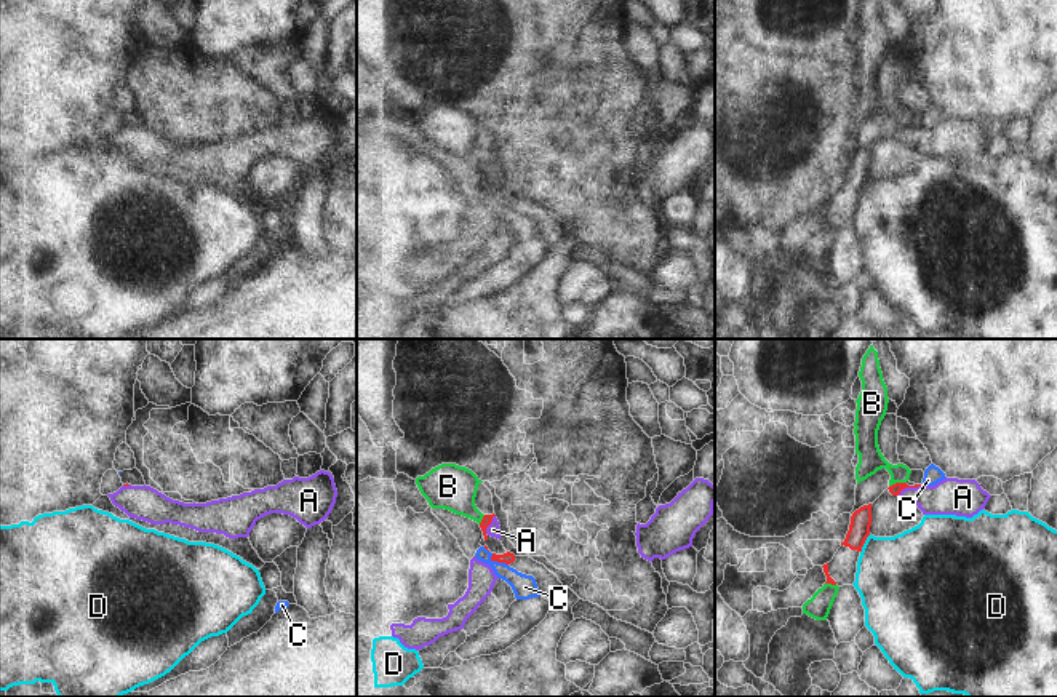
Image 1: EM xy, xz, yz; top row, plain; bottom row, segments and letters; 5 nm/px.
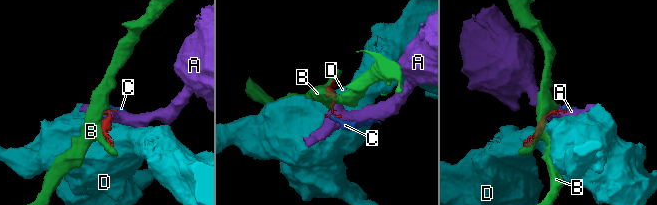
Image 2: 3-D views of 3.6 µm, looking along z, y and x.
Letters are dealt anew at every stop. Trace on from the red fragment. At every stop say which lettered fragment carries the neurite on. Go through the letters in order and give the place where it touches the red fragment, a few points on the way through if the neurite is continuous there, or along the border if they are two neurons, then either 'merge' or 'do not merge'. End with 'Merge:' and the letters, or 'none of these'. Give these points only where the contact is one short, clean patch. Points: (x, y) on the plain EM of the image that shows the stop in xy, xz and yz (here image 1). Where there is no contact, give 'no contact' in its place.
A: yz (909, 128) | across yz (894, 131), (909, 128), (921, 138), (952, 138) | merge
B: yz (897, 125) | do not merge
C: xz (498, 203) | along xz (491, 195), (493, 202), (507, 207) | do not merge
D: yz (864, 184) | along yz (870, 176), (861, 194) | do not merge
Merge: A

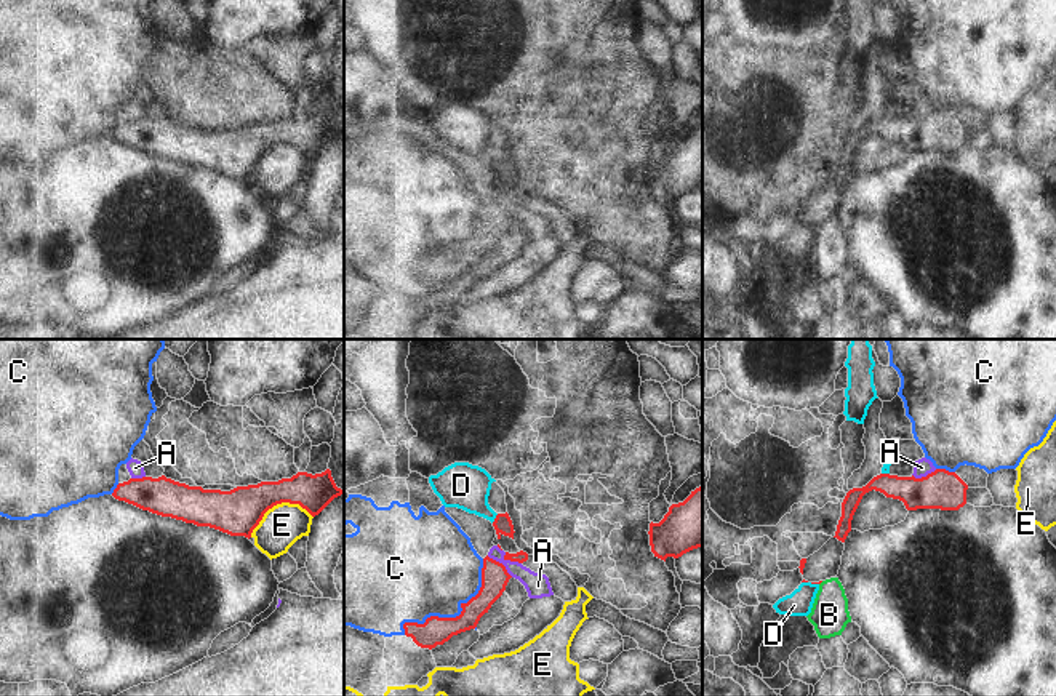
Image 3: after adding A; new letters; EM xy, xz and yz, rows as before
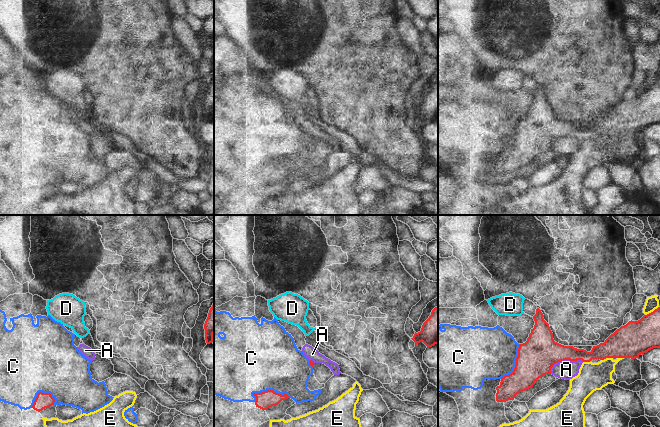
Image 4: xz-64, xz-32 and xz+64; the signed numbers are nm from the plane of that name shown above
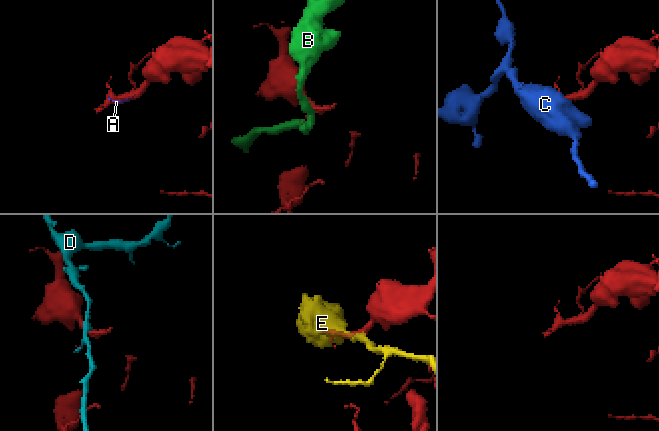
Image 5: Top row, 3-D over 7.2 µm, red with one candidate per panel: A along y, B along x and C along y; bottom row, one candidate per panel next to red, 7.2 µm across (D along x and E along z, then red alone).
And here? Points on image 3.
A: xz (501, 205) | do not merge
B: no contact | do not merge
C: xz (456, 258) | do not merge
D: xz (495, 160) | do not merge
E: xy (277, 144) | do not merge
Merge: none of these

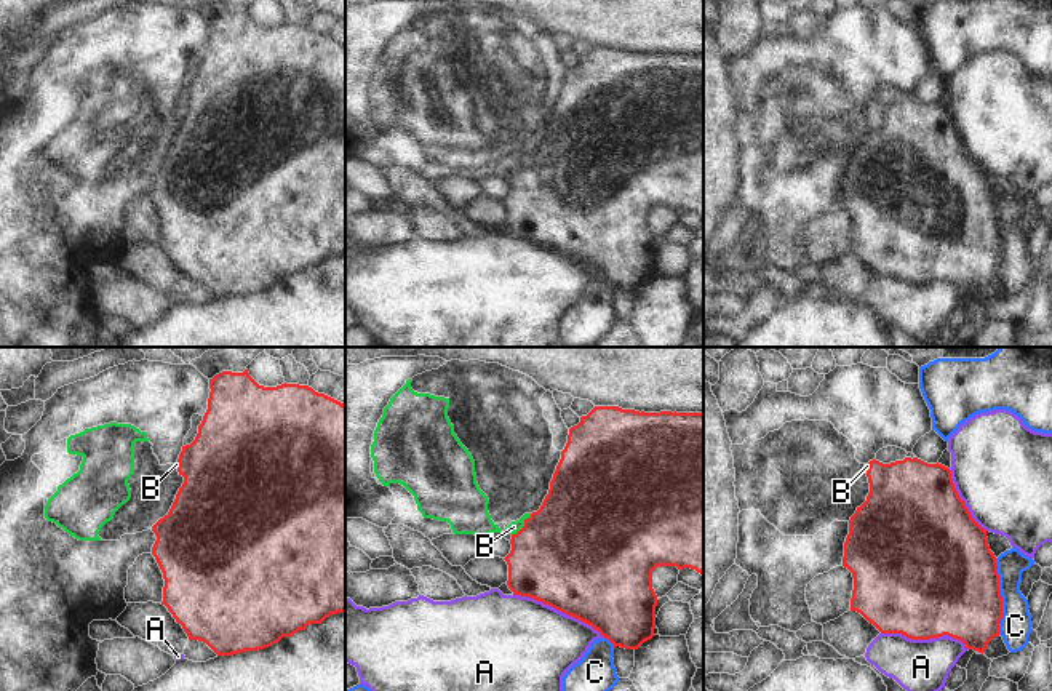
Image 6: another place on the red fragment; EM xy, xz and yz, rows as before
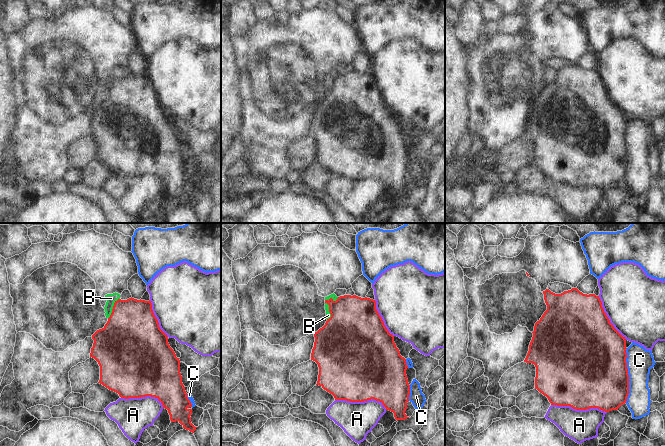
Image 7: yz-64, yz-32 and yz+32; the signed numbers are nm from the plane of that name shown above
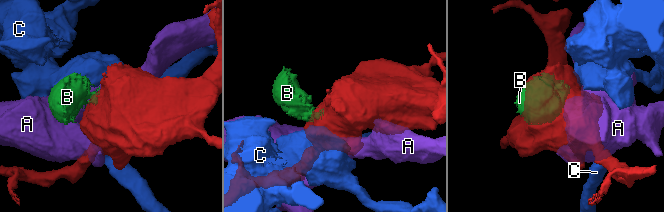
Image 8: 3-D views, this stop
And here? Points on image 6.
A: xz (558, 251) | do not merge
B: xz (525, 167) | along xz (531, 155), (512, 176) | do not merge
C: yz (1001, 239) | do not merge
Merge: none of these

